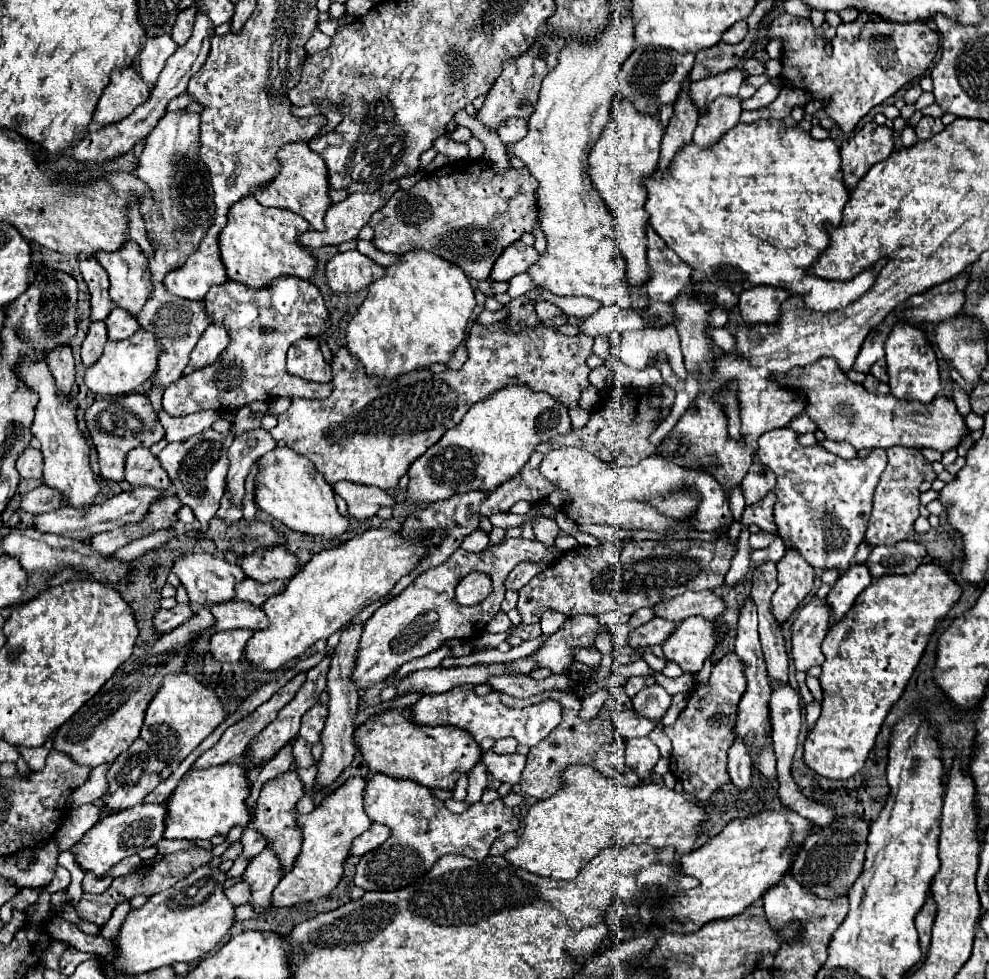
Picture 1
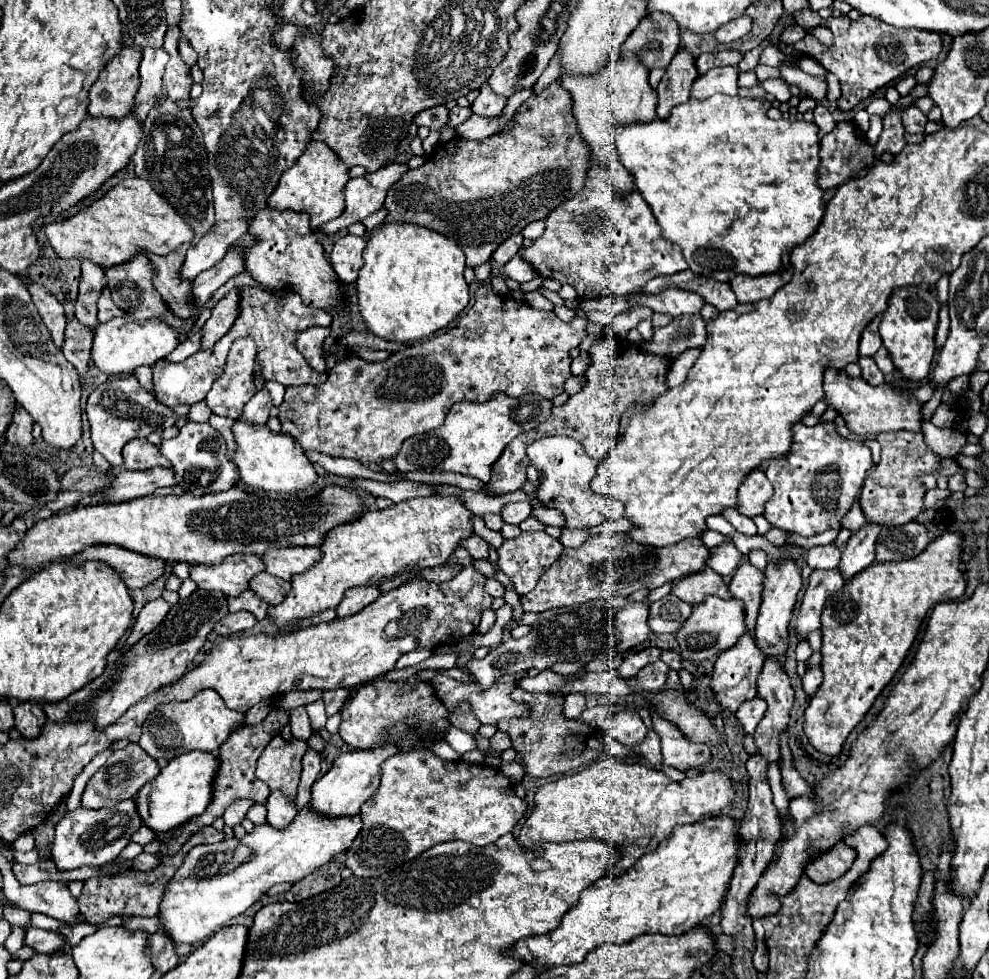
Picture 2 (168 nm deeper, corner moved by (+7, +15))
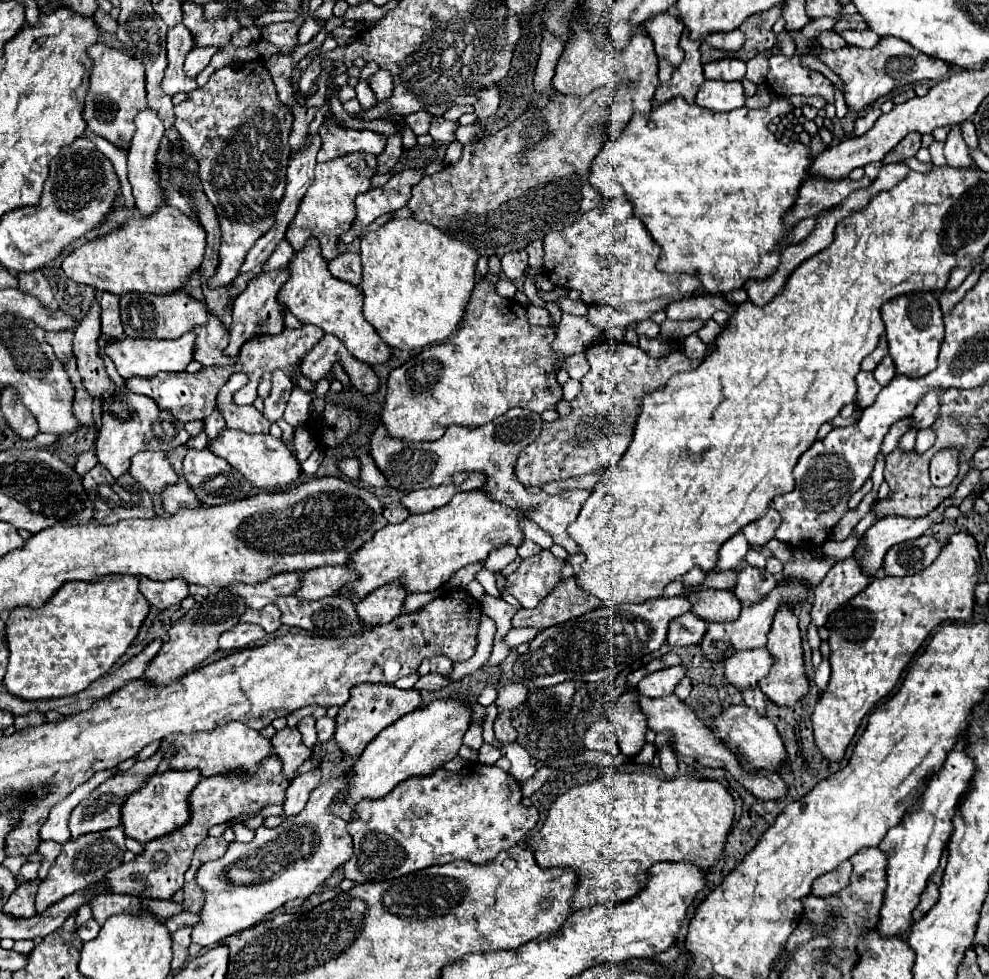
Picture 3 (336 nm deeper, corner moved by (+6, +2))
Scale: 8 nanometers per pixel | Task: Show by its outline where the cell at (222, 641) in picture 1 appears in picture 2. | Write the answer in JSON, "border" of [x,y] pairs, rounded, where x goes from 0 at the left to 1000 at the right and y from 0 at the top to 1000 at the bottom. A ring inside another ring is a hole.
{"border":[[[240,624],[240,626],[228,628],[228,630],[217,638],[217,645],[219,645],[221,649],[225,649],[225,651],[232,651],[232,649],[236,649],[236,647],[254,642],[258,636],[260,636],[260,632],[258,632],[256,626],[252,626],[252,624]]]}

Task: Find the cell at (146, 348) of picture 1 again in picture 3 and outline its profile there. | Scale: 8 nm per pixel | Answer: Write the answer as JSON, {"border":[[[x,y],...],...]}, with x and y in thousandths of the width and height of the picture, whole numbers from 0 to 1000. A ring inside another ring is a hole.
{"border":[[[190,339],[178,347],[152,347],[152,345],[123,345],[113,349],[113,353],[107,353],[107,364],[115,370],[119,382],[129,388],[133,384],[154,386],[160,380],[184,380],[192,372],[196,362],[196,341]]]}

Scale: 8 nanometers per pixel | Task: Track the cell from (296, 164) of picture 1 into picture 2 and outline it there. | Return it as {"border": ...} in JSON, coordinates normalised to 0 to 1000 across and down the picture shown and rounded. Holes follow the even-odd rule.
{"border":[[[314,144],[308,152],[308,156],[302,160],[302,164],[290,173],[272,201],[272,211],[280,216],[302,216],[314,220],[314,232],[316,236],[323,236],[323,232],[339,222],[343,222],[349,213],[349,201],[347,193],[353,185],[353,171],[333,152],[333,148],[325,144]]]}

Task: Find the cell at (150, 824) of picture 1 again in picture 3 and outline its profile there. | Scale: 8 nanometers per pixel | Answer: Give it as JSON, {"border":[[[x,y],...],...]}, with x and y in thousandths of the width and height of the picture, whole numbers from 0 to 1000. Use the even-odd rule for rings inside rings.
{"border":[[[119,844],[119,846],[113,846],[113,848],[103,848],[101,852],[85,852],[85,856],[69,858],[67,862],[63,862],[63,870],[57,876],[57,883],[49,891],[47,899],[42,899],[40,909],[36,913],[36,930],[38,930],[38,934],[44,932],[51,923],[59,921],[61,917],[65,917],[69,913],[75,913],[75,911],[87,907],[93,901],[103,899],[109,889],[115,889],[117,885],[121,885],[123,874],[127,870],[125,858],[127,858],[125,846]]]}

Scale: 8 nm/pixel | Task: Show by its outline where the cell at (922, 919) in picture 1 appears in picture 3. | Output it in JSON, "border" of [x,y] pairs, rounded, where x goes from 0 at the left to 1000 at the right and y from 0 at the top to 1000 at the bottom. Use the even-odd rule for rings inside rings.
{"border":[[[938,901],[936,909],[934,909],[934,911],[932,911],[932,915],[930,915],[928,925],[924,927],[922,940],[924,940],[924,942],[928,942],[930,938],[934,938],[934,934],[936,934],[936,932],[946,923],[946,919],[948,919],[948,905],[946,905],[944,901]]]}

